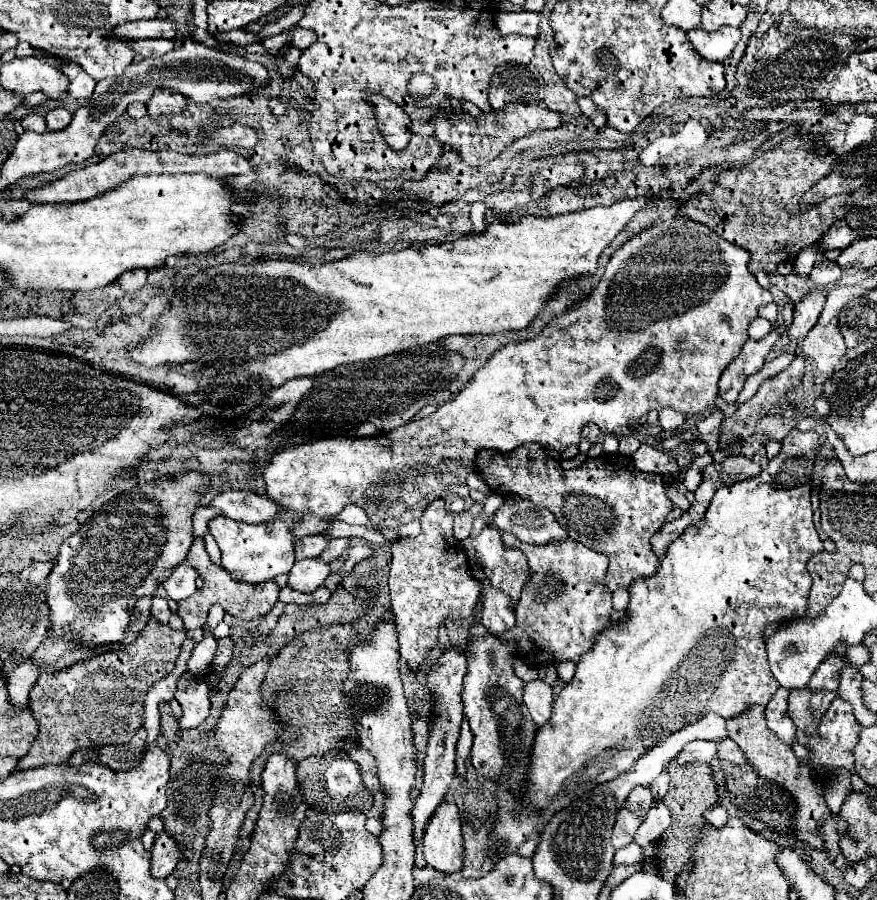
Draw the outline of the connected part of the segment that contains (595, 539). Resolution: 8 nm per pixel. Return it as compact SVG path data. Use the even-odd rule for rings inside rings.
M530 444L526 448L522 448L524 456L518 456L516 450L508 452L508 456L494 450L480 450L474 460L474 472L490 486L490 490L494 488L494 494L518 494L520 498L534 502L538 508L548 508L556 514L560 526L568 530L572 540L606 554L610 566L604 586L610 592L628 588L632 580L654 574L658 556L652 550L650 538L660 532L672 510L672 502L666 496L668 488L660 474L637 470L632 458L620 458L620 453L613 458L612 454L604 453L598 460L597 457L587 457L574 470L564 470L542 446Z

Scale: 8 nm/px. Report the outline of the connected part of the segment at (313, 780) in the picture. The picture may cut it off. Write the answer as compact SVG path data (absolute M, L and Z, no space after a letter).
M328 750L328 752L324 752L324 756L312 756L312 758L298 762L296 776L298 776L298 788L302 794L302 800L316 810L366 812L372 808L372 802L374 802L372 792L364 786L362 776L360 776L360 768L356 766L356 762L352 762L344 754L344 750Z

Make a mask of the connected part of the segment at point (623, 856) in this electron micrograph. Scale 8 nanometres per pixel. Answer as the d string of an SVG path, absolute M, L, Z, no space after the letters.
M636 842L628 844L626 848L616 850L616 854L614 854L614 866L622 866L622 864L644 864L644 862L646 862L644 848L638 846Z

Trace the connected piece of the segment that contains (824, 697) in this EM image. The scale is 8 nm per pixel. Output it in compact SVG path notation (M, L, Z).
M792 690L788 696L788 716L796 728L804 732L814 732L820 726L822 714L828 710L830 702L836 698L836 692L808 692Z

